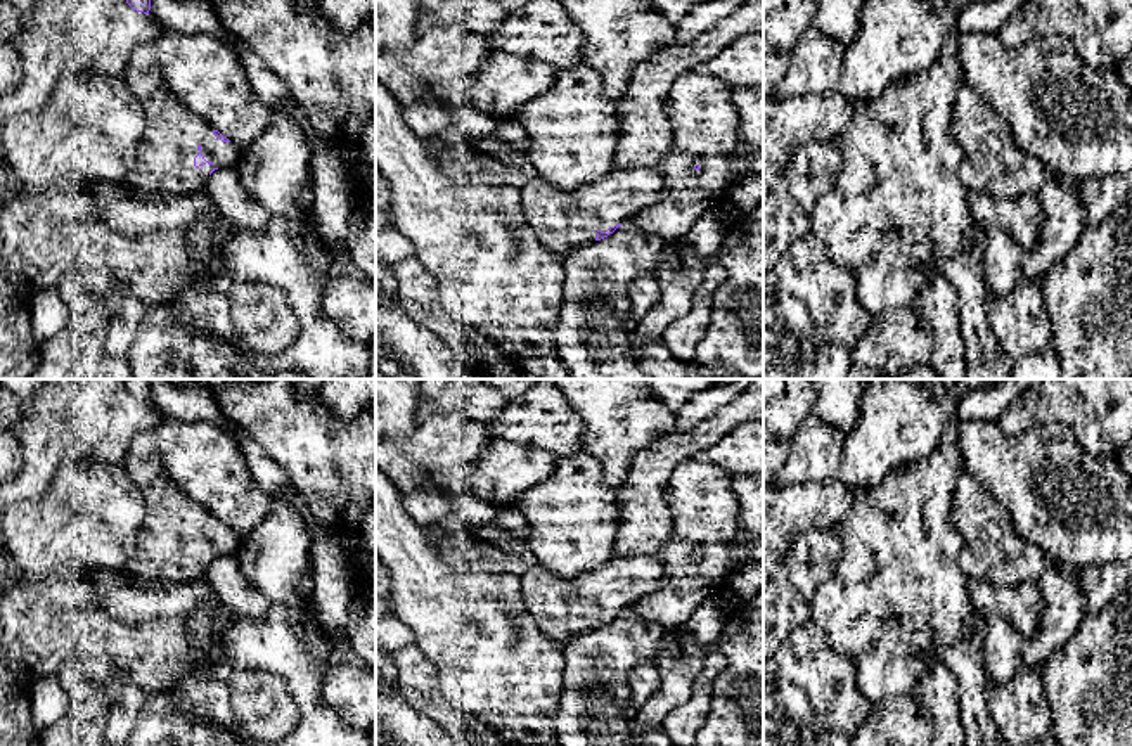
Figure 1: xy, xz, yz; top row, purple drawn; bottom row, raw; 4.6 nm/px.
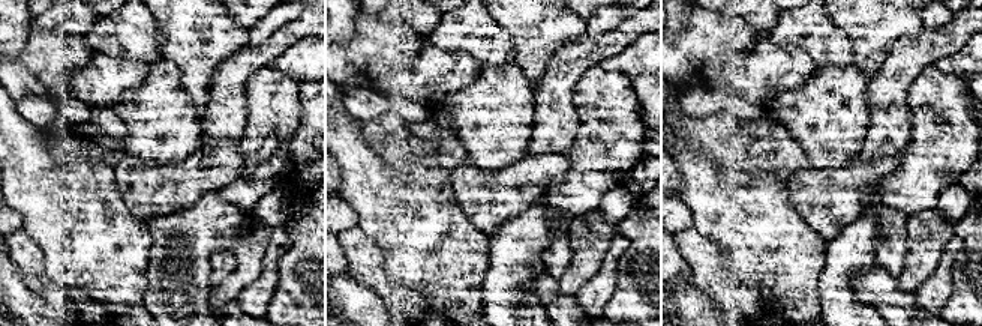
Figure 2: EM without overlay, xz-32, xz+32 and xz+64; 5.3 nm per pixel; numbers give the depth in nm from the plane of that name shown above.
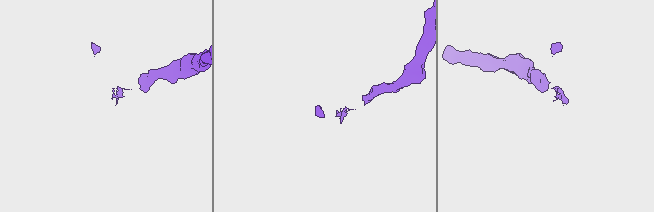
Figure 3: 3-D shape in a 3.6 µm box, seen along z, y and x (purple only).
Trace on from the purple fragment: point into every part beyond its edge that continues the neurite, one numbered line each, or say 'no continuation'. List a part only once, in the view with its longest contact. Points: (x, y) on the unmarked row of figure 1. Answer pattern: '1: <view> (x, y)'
1: xy (165, 549)

